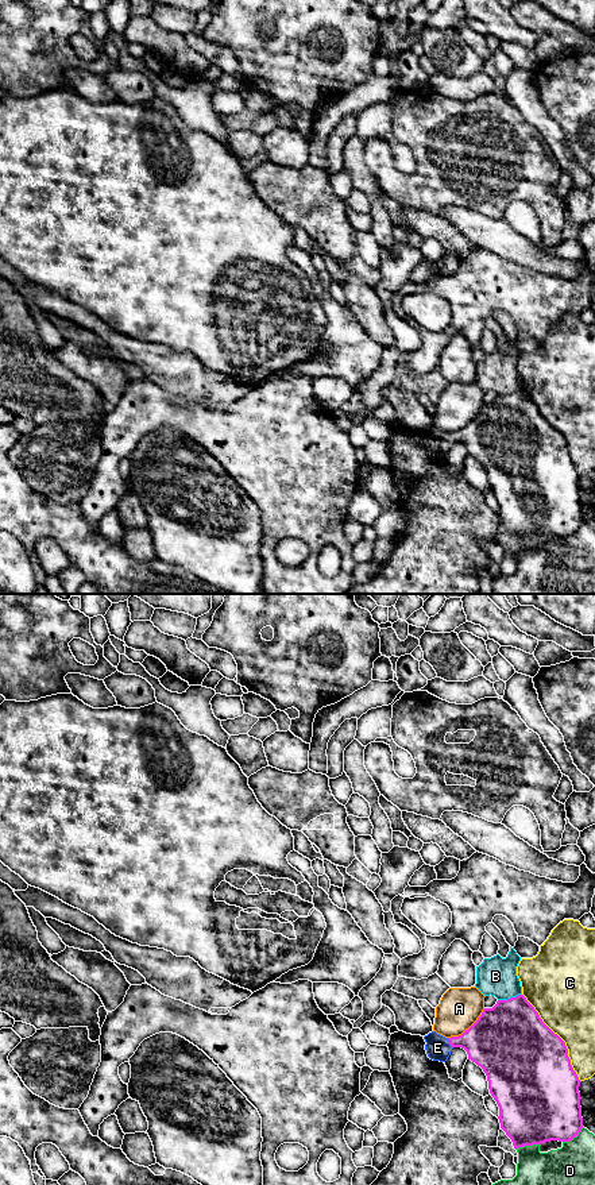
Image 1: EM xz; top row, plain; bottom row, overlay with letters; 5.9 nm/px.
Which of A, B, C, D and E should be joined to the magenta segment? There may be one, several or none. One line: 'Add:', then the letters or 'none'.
Add: E

